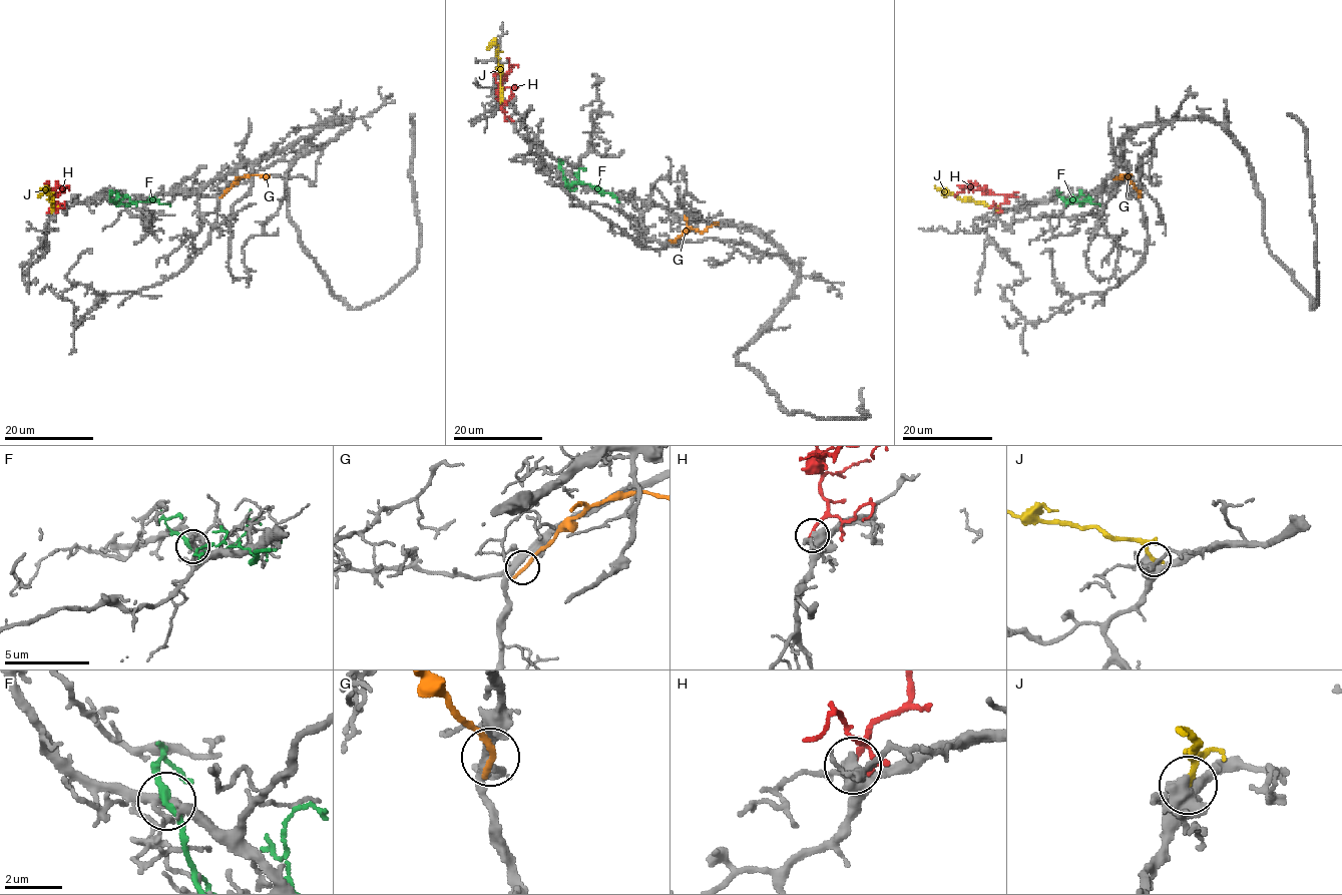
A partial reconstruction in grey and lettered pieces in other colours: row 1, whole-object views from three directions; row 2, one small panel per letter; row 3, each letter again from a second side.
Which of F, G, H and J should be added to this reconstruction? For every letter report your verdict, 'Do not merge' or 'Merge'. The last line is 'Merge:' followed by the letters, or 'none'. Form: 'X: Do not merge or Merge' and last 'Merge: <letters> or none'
F: Do not merge
G: Do not merge
H: Do not merge
J: Merge
Merge: J

